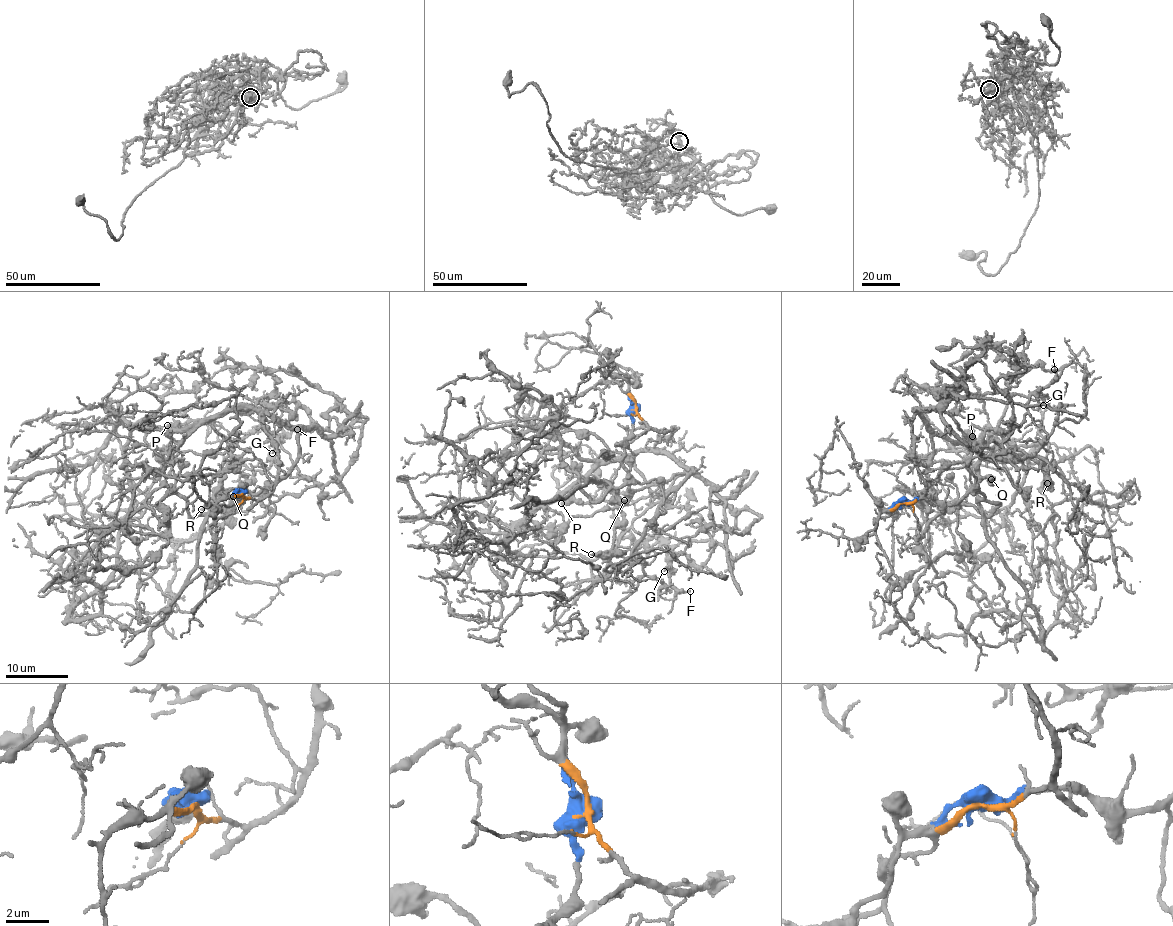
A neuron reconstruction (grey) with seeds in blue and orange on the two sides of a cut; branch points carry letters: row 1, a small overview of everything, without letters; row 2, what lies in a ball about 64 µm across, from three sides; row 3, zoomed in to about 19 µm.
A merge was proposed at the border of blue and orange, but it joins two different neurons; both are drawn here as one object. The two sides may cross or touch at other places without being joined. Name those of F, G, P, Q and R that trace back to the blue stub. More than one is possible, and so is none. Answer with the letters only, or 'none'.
P, Q, R

